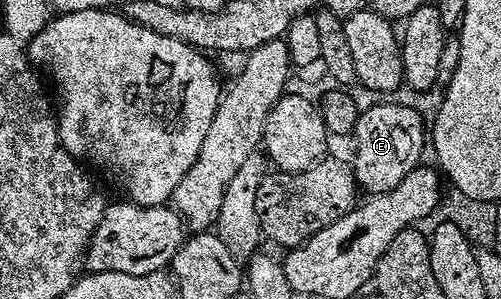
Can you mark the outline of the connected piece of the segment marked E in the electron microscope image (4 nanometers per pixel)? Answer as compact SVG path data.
M384 101L372 107L364 106L359 112L359 120L353 128L355 139L355 163L353 174L356 184L371 195L381 195L391 191L407 176L414 167L420 166L425 151L424 116L412 107Z

